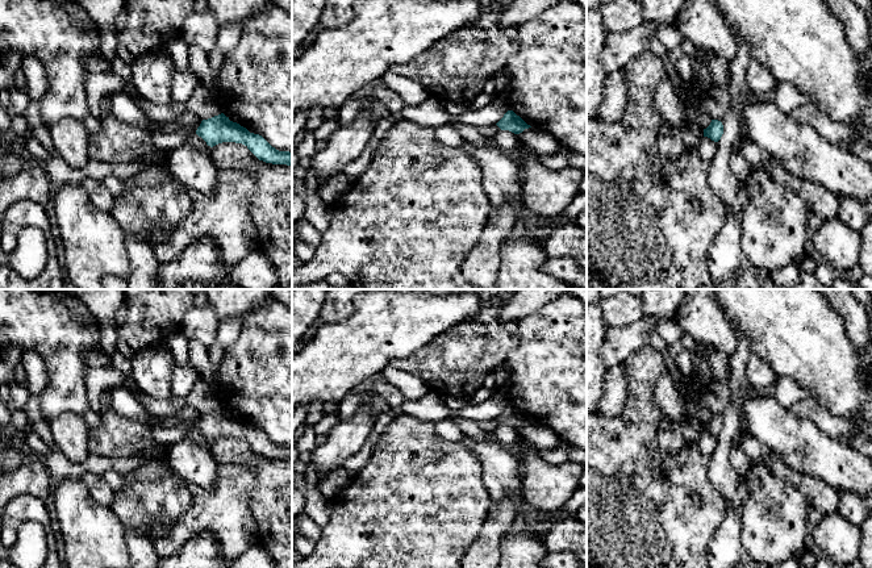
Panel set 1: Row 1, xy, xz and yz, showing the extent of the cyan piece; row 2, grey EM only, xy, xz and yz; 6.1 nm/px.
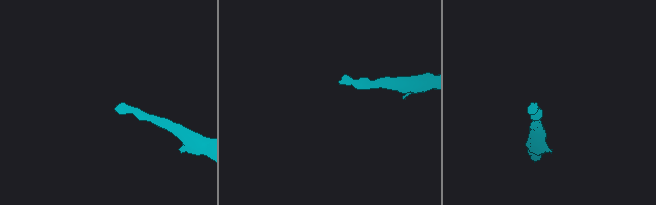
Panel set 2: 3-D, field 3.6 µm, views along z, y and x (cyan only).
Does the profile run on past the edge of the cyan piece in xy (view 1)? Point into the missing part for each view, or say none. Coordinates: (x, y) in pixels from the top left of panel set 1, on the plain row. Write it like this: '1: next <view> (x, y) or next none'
1: next xy (167, 437)

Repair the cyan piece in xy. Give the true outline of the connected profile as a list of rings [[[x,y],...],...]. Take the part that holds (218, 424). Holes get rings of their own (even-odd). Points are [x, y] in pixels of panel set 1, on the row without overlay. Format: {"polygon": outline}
{"polygon": [[[224,408],[203,414],[200,419],[184,421],[174,427],[151,426],[151,434],[155,442],[170,447],[183,439],[187,430],[195,427],[210,442],[222,437],[242,438],[259,455],[292,462],[292,447],[276,444],[262,430],[250,427],[246,422],[230,415]]]}

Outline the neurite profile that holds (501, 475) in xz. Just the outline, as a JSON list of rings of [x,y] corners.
[[[464,435],[459,442],[481,463],[481,479],[491,497],[491,511],[495,511],[497,504],[506,497],[514,502],[518,511],[523,500],[521,468],[514,451],[493,439],[479,442]]]

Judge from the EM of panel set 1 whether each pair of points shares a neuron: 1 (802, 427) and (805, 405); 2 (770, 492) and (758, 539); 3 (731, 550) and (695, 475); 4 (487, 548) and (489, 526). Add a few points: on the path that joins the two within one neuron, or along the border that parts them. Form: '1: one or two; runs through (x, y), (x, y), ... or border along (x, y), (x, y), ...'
1: two; border along (788, 409), (801, 417), (806, 417), (829, 435)
2: one; runs through (768, 504), (764, 508), (764, 527)
3: two; border along (720, 495), (725, 518), (708, 554)
4: one; runs through (487, 543), (489, 531)

